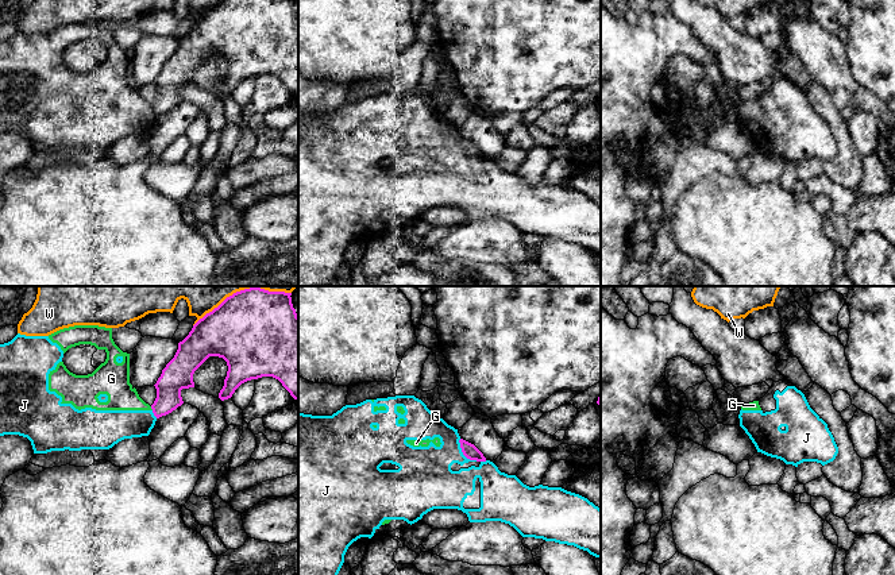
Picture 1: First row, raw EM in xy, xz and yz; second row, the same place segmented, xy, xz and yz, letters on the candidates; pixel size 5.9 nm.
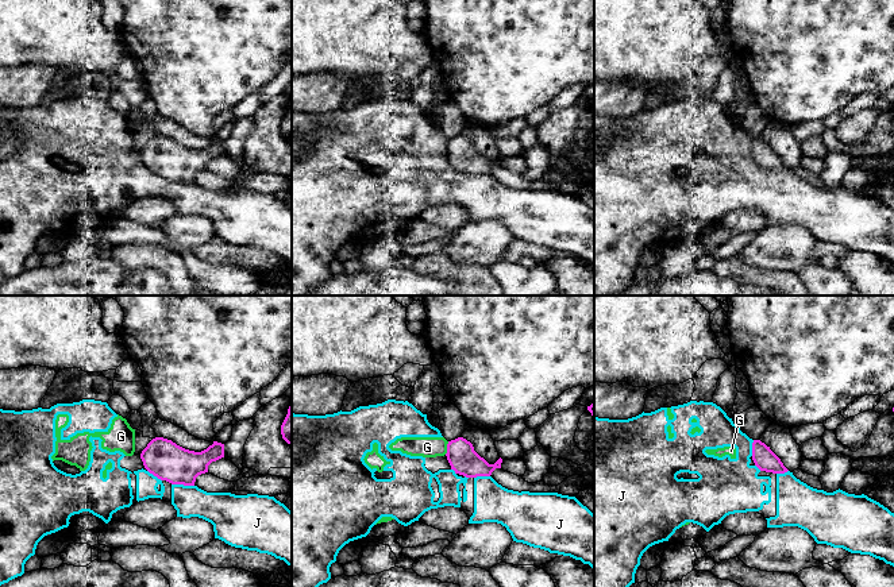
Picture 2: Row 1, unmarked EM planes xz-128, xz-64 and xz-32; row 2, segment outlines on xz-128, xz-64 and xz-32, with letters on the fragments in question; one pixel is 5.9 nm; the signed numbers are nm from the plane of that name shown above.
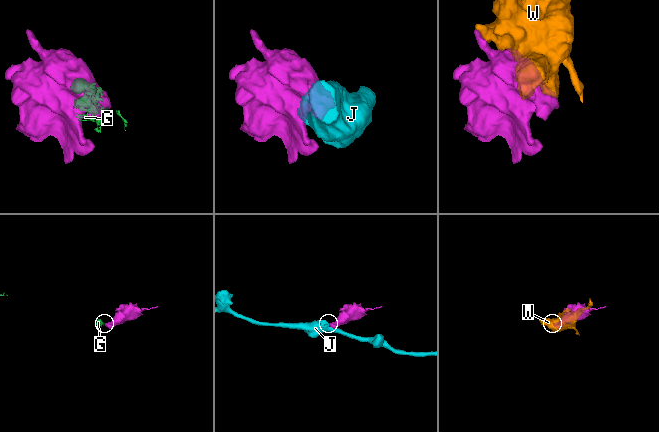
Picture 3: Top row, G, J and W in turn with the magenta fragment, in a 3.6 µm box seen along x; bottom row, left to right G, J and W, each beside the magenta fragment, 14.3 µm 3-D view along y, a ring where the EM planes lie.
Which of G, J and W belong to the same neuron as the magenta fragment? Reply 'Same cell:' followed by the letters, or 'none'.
Same cell: none

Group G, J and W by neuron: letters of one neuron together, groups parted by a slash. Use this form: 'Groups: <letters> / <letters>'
Groups: G J / W

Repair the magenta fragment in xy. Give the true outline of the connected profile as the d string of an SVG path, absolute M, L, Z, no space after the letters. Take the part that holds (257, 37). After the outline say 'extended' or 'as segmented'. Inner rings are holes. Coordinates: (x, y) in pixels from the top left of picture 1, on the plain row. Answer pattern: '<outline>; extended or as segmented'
M221 0L200 16L154 82L157 96L151 107L157 116L184 101L181 88L194 85L193 72L209 54L223 55L228 63L219 90L221 99L231 96L242 81L262 74L278 77L298 97L298 13L292 0Z; as segmented

